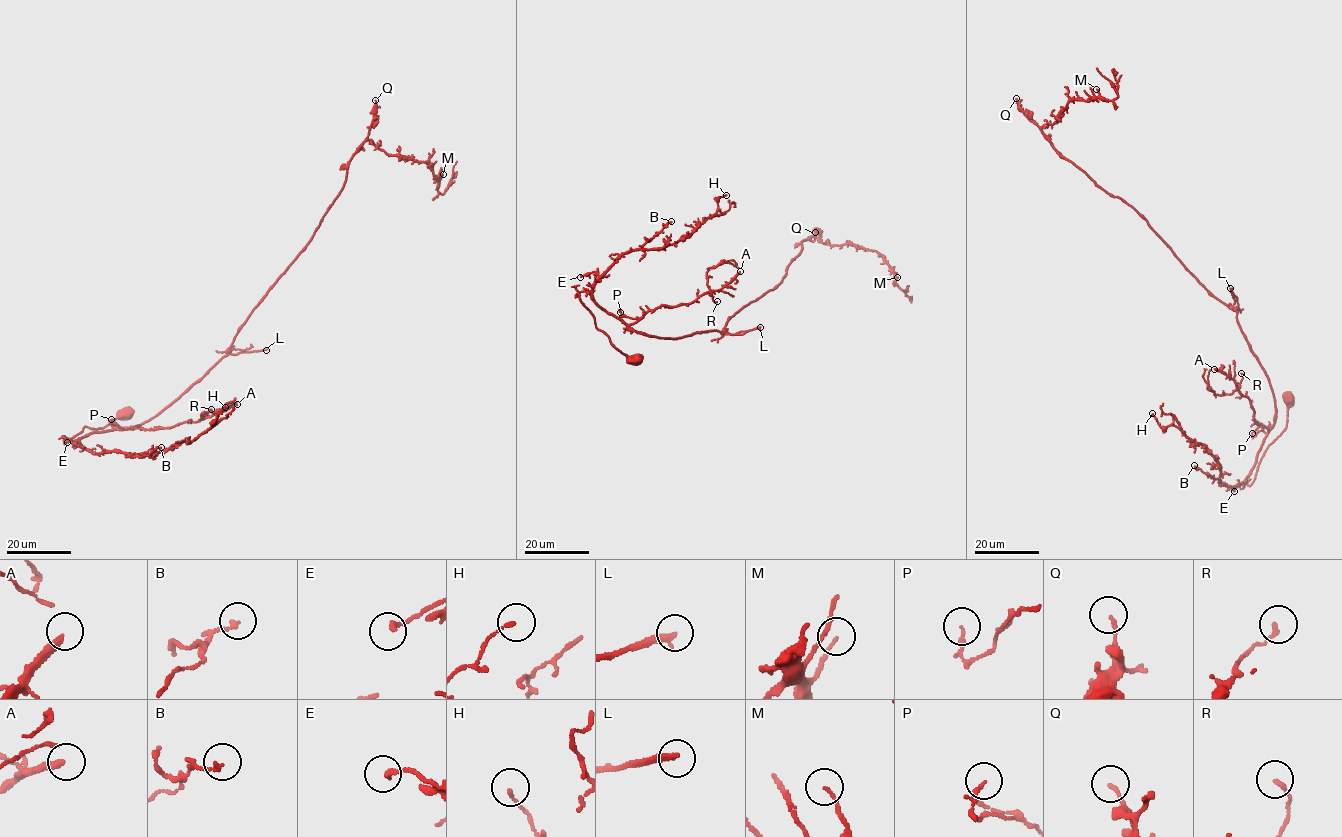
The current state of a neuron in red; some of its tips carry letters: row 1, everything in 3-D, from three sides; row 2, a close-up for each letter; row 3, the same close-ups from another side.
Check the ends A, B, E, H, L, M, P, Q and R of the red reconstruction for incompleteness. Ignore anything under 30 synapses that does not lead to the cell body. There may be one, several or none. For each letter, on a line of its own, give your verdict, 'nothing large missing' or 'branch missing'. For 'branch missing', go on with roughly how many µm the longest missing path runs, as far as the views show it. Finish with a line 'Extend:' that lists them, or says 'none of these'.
A: nothing large missing
B: nothing large missing
E: nothing large missing
H: nothing large missing
L: branch missing | 25 µm
M: nothing large missing
P: nothing large missing
Q: nothing large missing
R: nothing large missing
Extend: L

